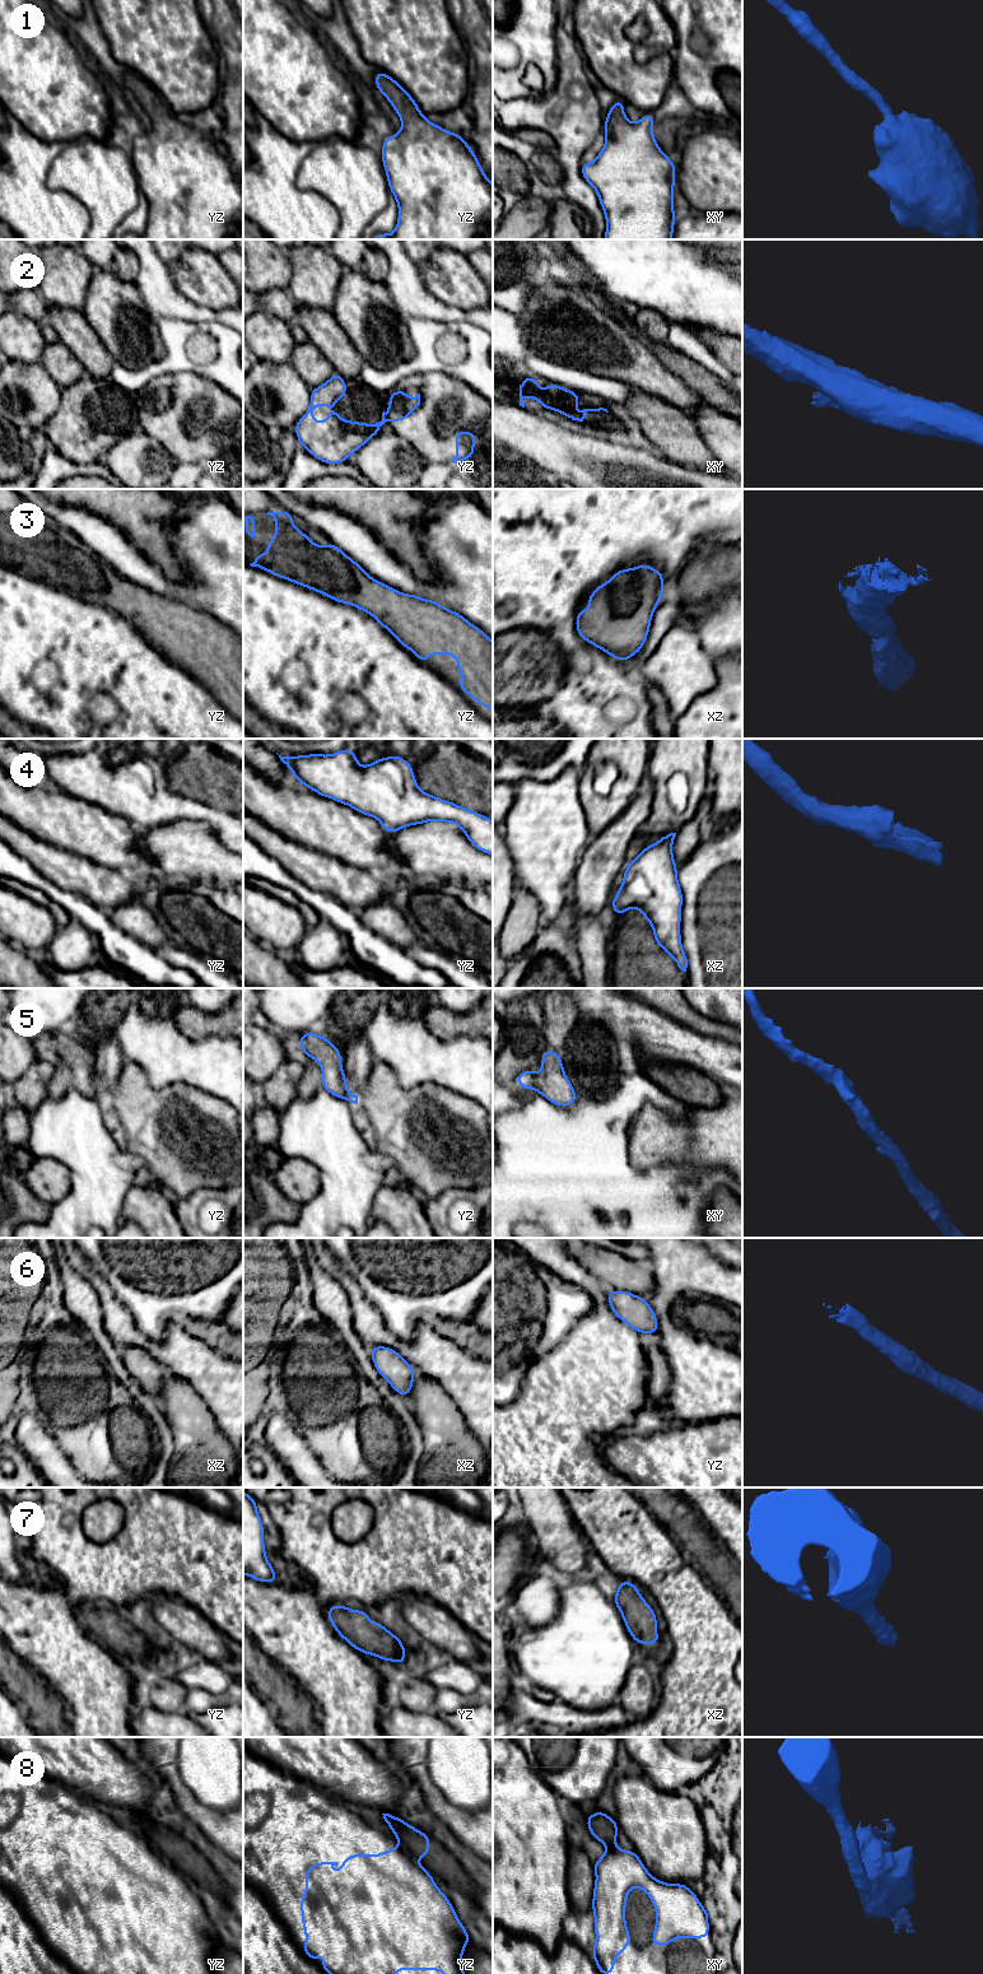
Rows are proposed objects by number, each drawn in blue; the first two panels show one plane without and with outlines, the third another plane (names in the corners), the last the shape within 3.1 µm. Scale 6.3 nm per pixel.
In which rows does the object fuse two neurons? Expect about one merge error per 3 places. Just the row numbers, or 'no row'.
2, 8

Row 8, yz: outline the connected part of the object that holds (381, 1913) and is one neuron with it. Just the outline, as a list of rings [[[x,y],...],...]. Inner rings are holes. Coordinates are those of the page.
[[[400,1845],[396,1849],[387,1849],[379,1854],[349,1854],[341,1862],[340,1872],[330,1872],[329,1870],[337,1866],[337,1862],[316,1862],[306,1870],[306,1894],[301,1896],[302,1927],[306,1932],[306,1942],[303,1952],[313,1961],[320,1959],[318,1951],[323,1950],[325,1964],[320,1965],[327,1974],[395,1974],[397,1970],[435,1970],[446,1974],[465,1974],[461,1966],[461,1957],[466,1949],[466,1943],[472,1938],[466,1932],[463,1924],[457,1918],[457,1914],[448,1900],[433,1880],[433,1876],[415,1861]]]

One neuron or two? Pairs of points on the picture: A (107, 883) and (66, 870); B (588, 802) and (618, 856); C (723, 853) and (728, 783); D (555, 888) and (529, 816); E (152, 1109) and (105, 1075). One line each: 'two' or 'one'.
A: one
B: two
C: two
D: one
E: two

